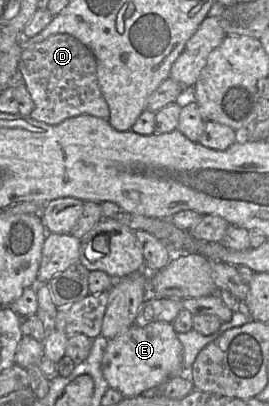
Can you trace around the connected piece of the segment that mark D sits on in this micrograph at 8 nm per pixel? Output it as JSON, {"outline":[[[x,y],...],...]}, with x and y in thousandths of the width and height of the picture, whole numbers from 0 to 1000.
{"outline":[[[204,84],[152,103],[97,108],[71,172],[126,254],[112,278],[123,293],[182,308],[305,281],[405,296],[405,264],[364,207],[357,145],[335,121],[271,89]]]}

